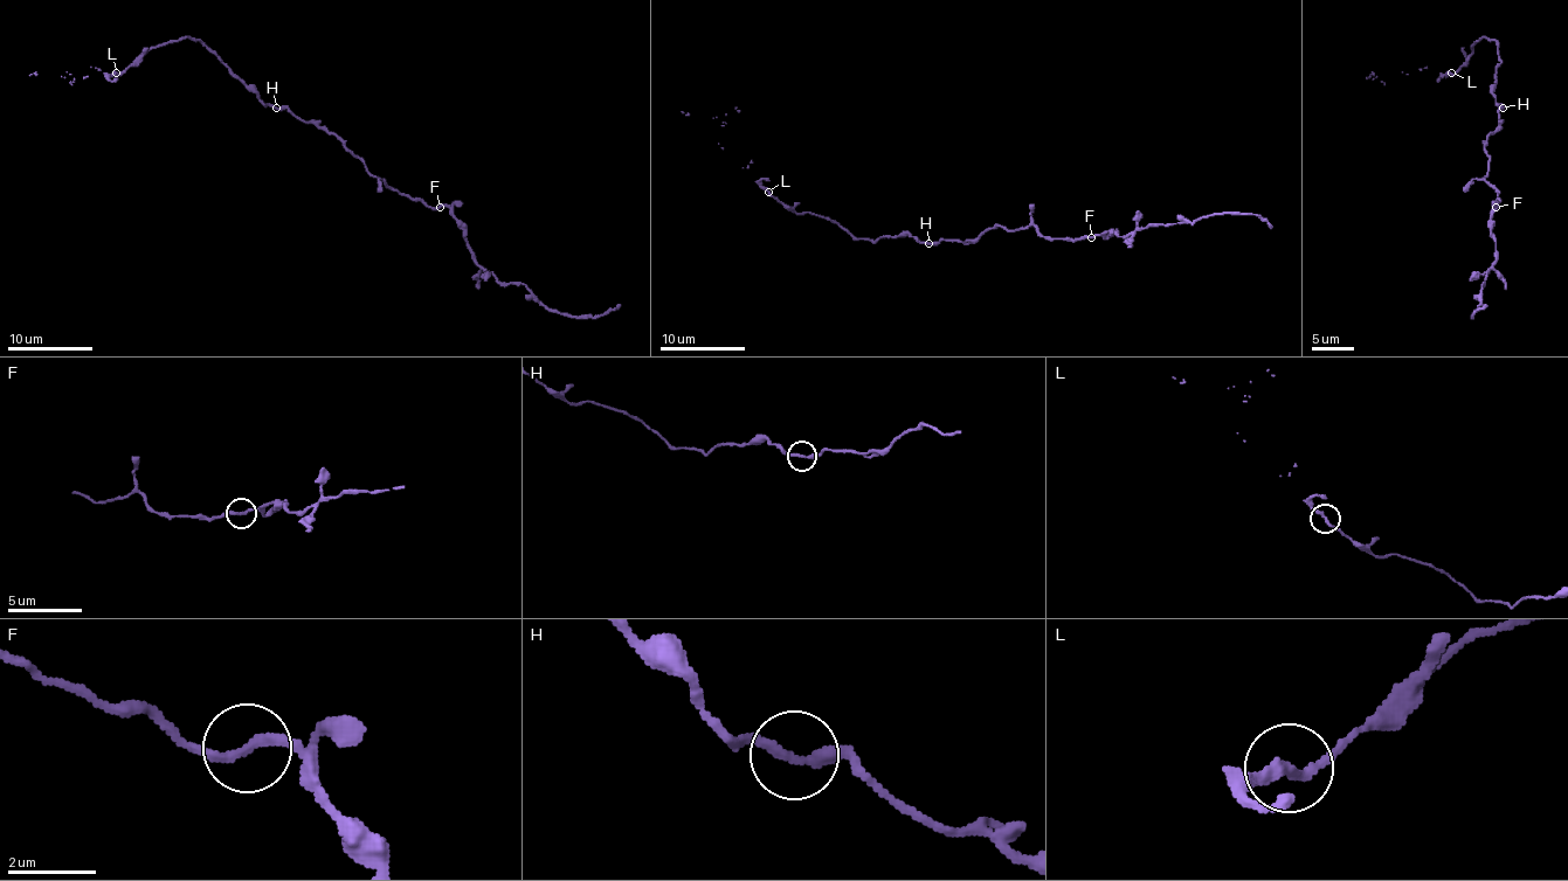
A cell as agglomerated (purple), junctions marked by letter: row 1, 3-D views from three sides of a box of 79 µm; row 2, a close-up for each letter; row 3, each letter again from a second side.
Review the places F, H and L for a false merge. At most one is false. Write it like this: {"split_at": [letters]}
{"split_at": []}

